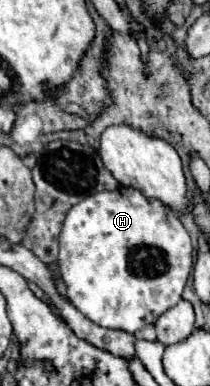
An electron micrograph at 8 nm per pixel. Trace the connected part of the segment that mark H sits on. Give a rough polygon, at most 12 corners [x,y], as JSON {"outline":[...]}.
{"outline":[[119,187],[67,213],[59,267],[93,323],[135,333],[181,301],[175,211]]}

